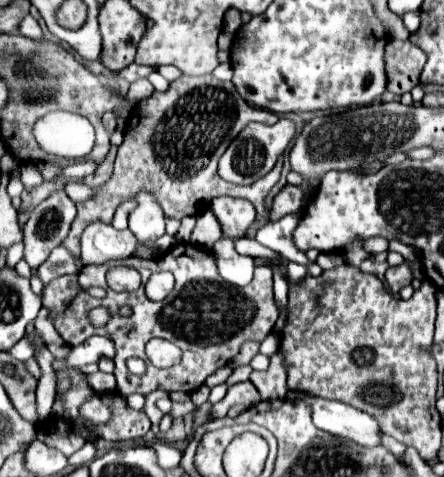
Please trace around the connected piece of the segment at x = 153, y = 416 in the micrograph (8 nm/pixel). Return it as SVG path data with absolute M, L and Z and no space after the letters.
M156 390L145 396L144 412L146 412L146 416L150 418L152 424L158 424L160 418L162 418L162 412L156 406L157 400L161 397L168 397L168 393L162 390Z

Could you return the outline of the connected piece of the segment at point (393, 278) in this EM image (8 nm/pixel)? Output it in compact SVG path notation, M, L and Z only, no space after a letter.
M402 264L402 266L386 270L386 286L388 286L392 296L398 296L400 290L404 286L408 286L410 282L412 282L412 272L410 272L408 264Z

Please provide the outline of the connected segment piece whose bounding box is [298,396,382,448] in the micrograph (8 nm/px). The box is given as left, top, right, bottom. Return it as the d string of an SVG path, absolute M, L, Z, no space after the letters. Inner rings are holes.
M298 396L306 400L312 408L312 420L316 428L338 436L348 442L356 442L364 448L376 448L382 446L382 428L376 418L366 414L364 410L358 410L350 404L336 402L336 400L324 400L324 398L308 398Z

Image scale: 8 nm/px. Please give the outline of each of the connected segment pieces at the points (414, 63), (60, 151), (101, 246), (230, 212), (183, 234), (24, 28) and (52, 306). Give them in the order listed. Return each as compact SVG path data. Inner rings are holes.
M390 40L384 58L388 72L388 92L402 96L420 82L420 72L428 56L424 56L424 52L420 52L420 48L408 40Z
M48 112L34 126L38 144L58 158L84 158L95 144L95 130L88 119L71 112Z
M94 222L82 232L80 248L82 266L98 266L110 260L122 260L132 256L136 248L136 238L130 230L116 230L110 224Z
M218 196L216 200L212 200L210 208L216 220L220 222L222 236L232 238L232 240L242 238L256 217L254 206L244 198Z
M186 216L181 220L179 230L175 236L178 243L189 242L191 233L196 224L195 216Z
M28 14L28 16L24 16L24 20L22 20L22 24L20 24L20 34L22 36L26 36L26 38L42 38L42 28L38 26L38 22Z
M76 274L60 276L44 288L42 306L48 310L50 316L60 314L60 312L64 312L64 308L68 308L68 304L74 300L74 296L78 292L80 292L80 284L78 284Z

